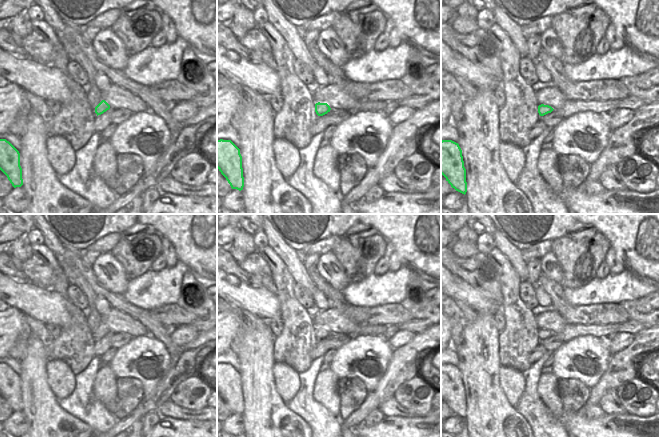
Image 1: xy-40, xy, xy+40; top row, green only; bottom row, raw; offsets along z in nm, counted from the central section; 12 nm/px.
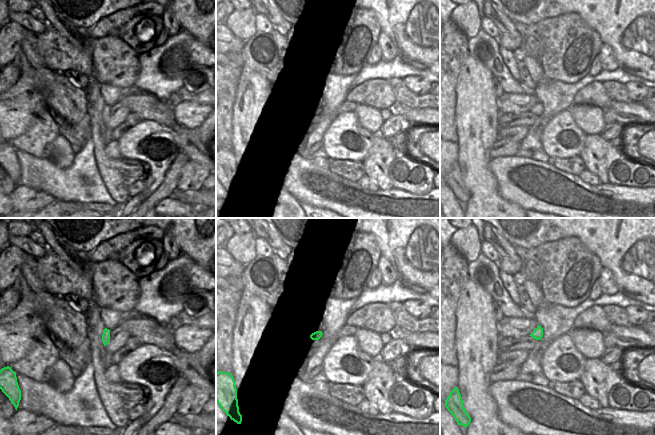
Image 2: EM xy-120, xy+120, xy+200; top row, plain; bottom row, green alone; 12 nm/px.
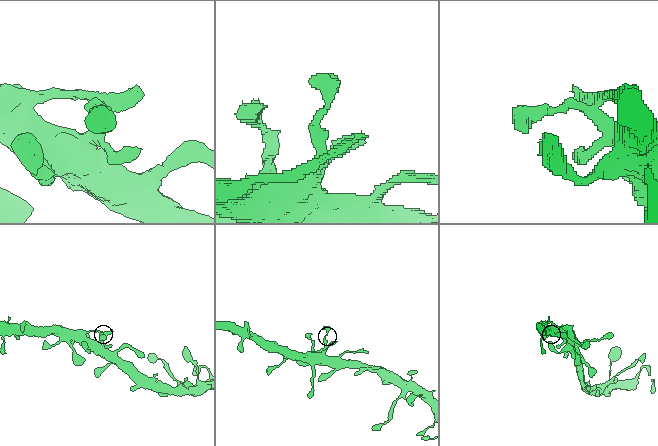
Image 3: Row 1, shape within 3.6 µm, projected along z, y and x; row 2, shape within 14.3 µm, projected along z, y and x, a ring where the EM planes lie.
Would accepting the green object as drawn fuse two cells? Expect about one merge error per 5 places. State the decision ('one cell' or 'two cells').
one cell

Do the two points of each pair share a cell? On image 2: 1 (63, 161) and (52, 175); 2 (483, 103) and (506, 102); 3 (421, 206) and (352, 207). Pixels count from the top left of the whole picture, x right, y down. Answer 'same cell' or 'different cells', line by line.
1: different cells
2: different cells
3: same cell

